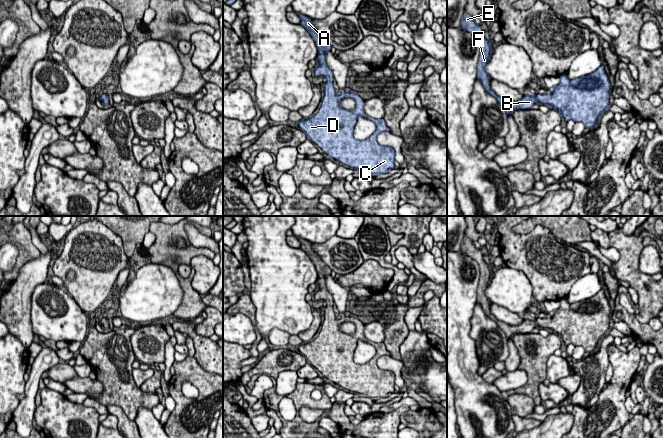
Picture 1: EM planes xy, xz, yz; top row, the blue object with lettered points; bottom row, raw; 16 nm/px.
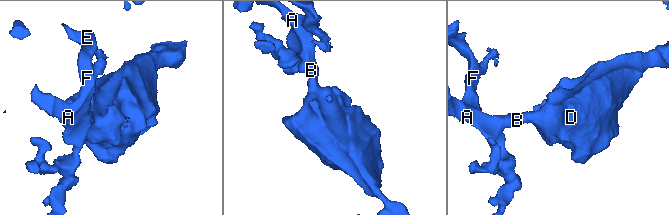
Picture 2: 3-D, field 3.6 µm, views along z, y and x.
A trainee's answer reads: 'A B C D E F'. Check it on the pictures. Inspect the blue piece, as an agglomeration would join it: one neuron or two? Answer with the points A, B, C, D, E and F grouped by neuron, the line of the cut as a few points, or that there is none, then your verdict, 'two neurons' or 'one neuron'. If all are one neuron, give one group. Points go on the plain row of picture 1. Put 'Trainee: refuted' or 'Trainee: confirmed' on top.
Trainee: confirmed
A B C D E F | no cut | one neuron

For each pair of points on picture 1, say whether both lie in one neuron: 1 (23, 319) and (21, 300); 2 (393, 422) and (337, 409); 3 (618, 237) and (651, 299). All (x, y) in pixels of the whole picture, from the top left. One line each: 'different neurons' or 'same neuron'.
1: same neuron
2: same neuron
3: same neuron

